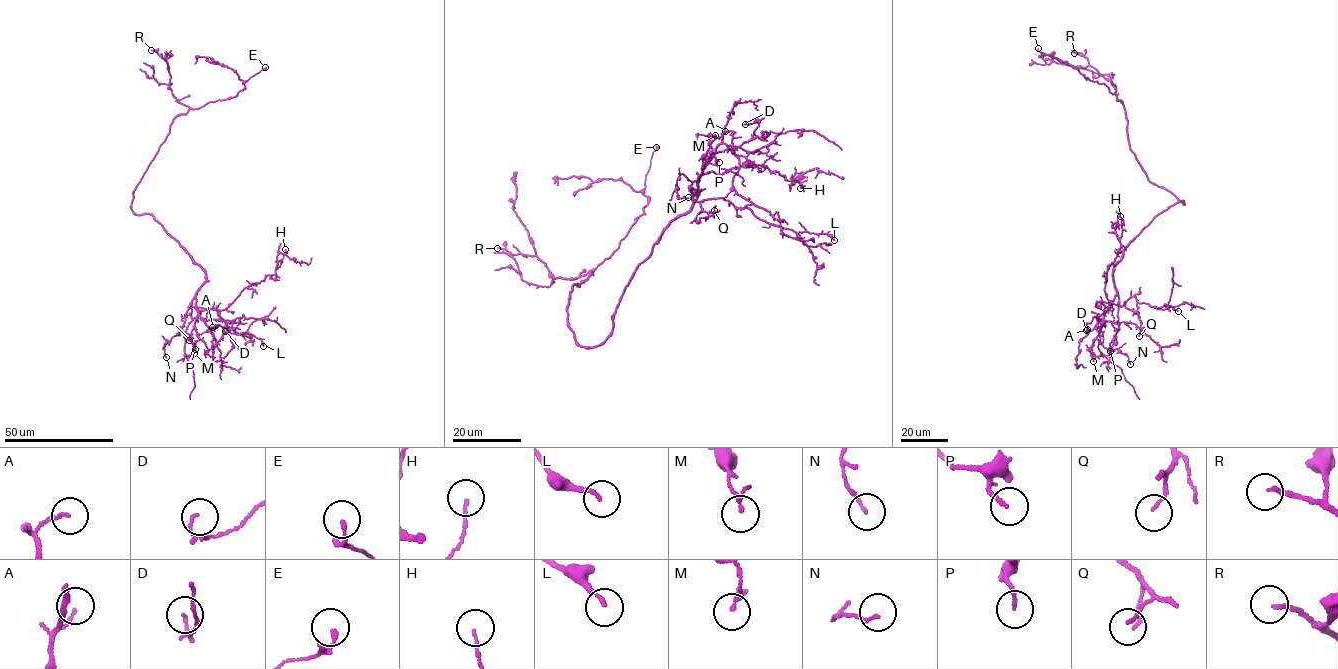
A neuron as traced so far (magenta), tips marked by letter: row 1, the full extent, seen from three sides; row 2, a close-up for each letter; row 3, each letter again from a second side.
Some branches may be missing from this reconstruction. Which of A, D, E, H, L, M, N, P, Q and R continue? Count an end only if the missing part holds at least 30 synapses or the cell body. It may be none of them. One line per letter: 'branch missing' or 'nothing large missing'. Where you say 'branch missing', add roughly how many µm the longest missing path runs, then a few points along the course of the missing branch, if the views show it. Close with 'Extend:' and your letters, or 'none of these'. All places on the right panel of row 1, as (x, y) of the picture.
A: nothing large missing
D: nothing large missing
E: nothing large missing
H: nothing large missing
L: nothing large missing
M: nothing large missing
N: nothing large missing
P: nothing large missing
Q: nothing large missing
R: branch missing; about 30 µm are missing; missing branch runs (1074, 53), (1064, 47), (1056, 47), (1045, 83)
Extend: R

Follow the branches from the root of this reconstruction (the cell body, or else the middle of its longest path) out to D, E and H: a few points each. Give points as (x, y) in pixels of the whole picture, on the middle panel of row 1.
D: (614, 317), (636, 267), (669, 224), (690, 209), (709, 159), (739, 147), (758, 125), (745, 124)
E: (614, 317), (607, 338), (585, 347), (576, 341), (566, 308), (571, 287), (611, 255), (644, 213), (656, 147)
H: (614, 317), (632, 273), (669, 224), (690, 209), (704, 174), (722, 175), (748, 160), (798, 181), (800, 188)

